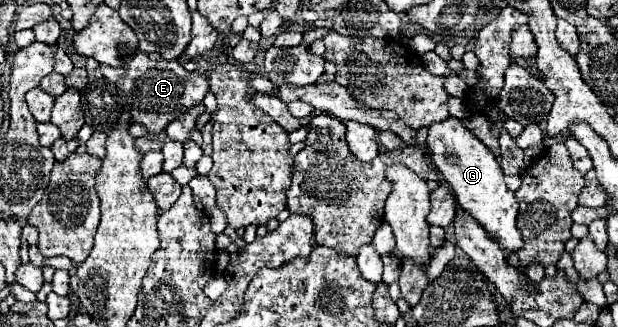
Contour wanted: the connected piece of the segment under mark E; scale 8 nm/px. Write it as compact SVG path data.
M147 53L133 55L123 67L117 69L101 65L101 71L107 81L117 85L123 101L131 107L133 121L145 125L149 129L149 135L159 135L161 131L165 131L169 121L173 121L173 117L177 117L179 111L187 111L195 103L203 101L209 89L209 83L203 75L195 71L193 73L185 71L179 65L179 61L165 61L165 59L153 61L149 59Z

